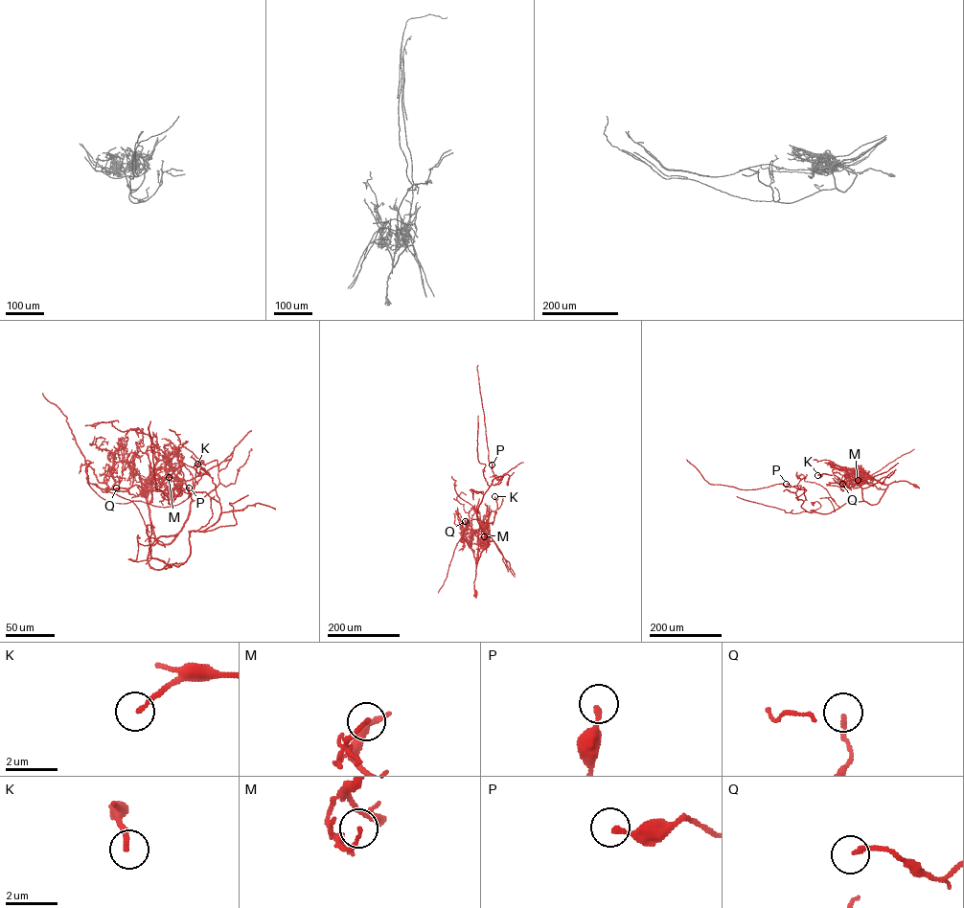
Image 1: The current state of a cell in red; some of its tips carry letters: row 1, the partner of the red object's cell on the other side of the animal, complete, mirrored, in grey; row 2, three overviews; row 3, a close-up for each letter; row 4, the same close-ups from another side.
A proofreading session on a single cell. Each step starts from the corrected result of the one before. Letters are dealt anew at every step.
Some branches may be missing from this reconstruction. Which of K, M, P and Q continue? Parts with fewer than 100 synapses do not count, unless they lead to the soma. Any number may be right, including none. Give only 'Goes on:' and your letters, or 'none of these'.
Goes on: none of these

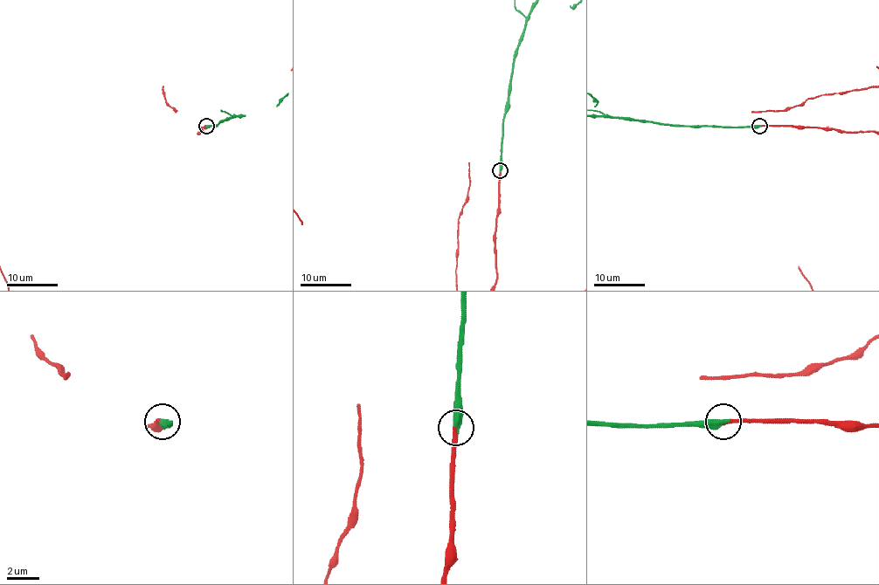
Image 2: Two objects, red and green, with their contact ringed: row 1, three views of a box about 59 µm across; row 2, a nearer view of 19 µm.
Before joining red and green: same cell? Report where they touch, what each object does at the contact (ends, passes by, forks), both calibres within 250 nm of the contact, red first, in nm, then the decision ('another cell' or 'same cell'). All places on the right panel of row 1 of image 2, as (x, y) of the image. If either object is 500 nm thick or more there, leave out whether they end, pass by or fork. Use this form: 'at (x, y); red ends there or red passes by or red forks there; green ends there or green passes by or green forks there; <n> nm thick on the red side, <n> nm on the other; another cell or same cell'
at (759, 126); red ends there; green ends there; 260 nm thick on the red side, 480 nm on the other; same cell

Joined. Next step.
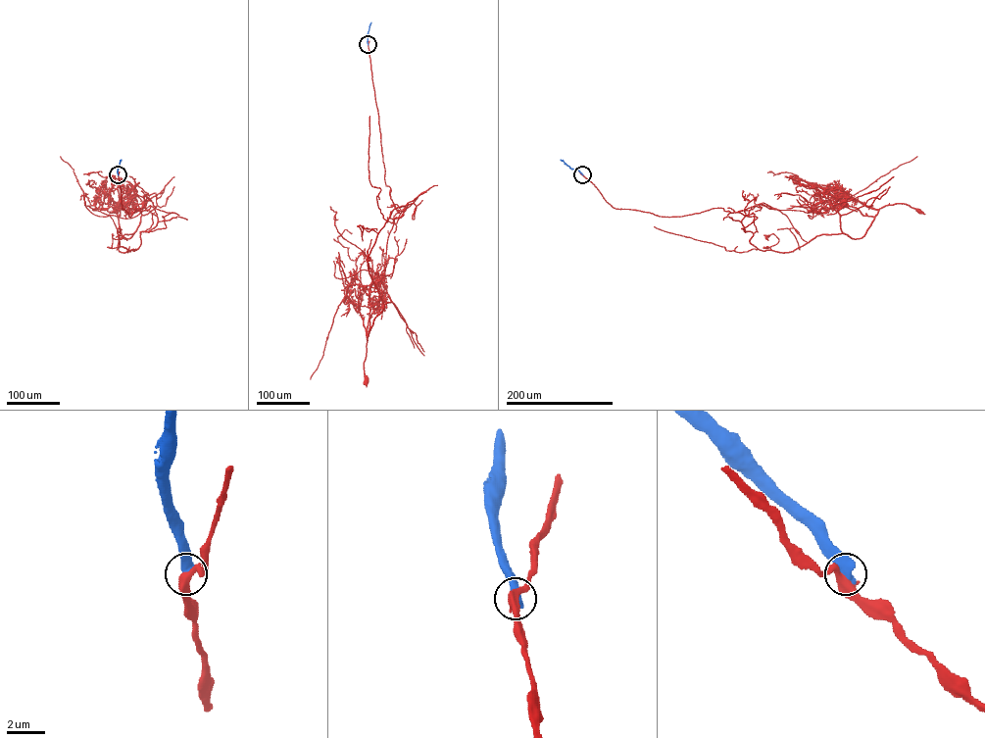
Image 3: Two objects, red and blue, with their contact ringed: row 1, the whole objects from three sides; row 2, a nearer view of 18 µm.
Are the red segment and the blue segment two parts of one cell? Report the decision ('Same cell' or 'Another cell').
Another cell

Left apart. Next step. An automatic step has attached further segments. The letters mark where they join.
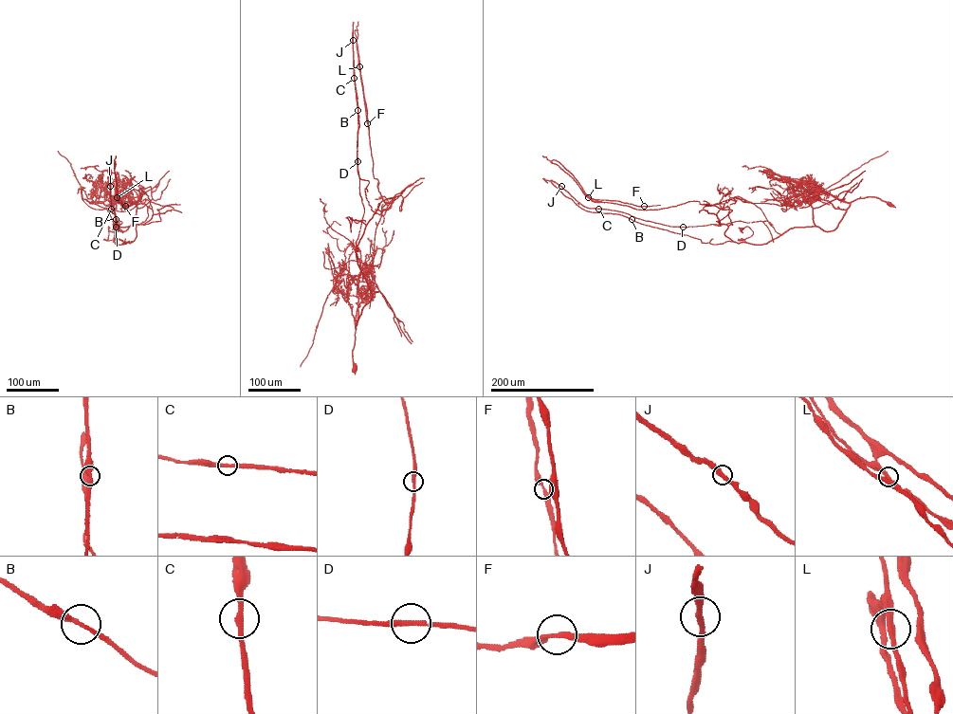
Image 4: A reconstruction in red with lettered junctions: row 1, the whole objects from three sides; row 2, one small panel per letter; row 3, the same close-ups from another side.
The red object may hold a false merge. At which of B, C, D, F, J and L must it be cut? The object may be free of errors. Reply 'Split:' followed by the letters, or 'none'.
Split: none

